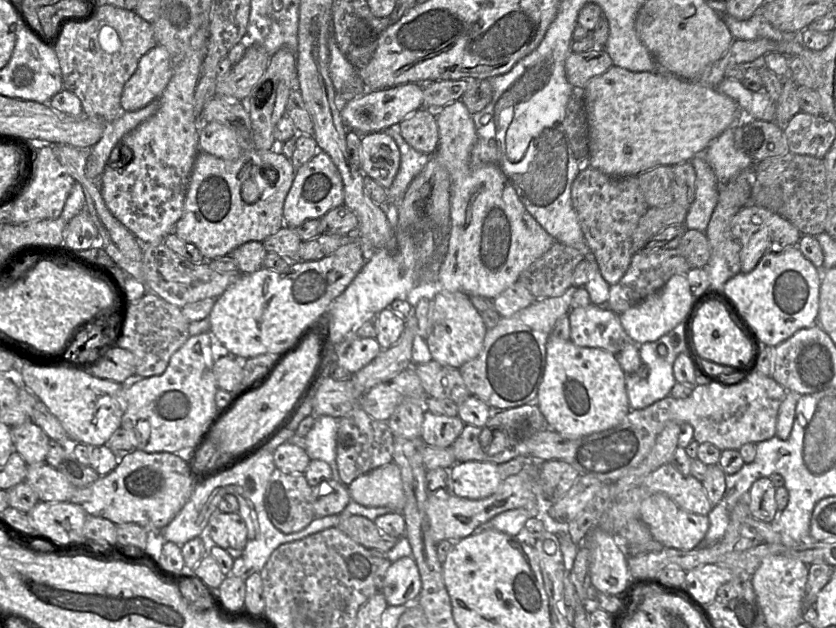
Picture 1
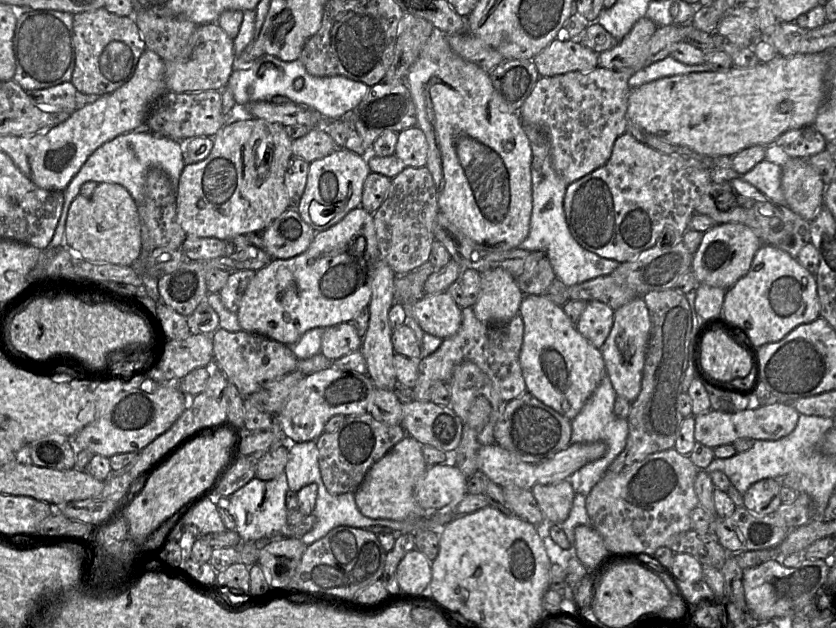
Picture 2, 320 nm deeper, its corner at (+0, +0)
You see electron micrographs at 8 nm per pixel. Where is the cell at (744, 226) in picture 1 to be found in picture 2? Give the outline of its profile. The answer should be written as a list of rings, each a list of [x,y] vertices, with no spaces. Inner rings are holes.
[[[744,224],[716,225],[704,233],[702,242],[693,256],[691,271],[694,273],[698,284],[728,290],[748,273],[753,258],[762,244],[754,231]]]

